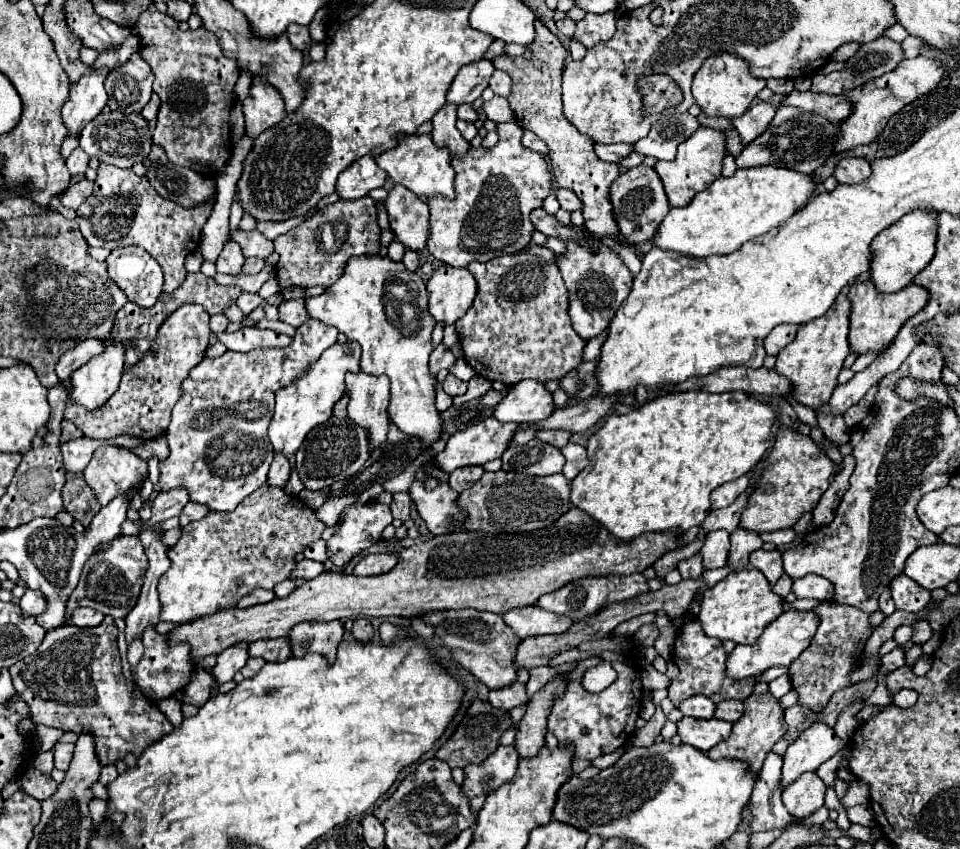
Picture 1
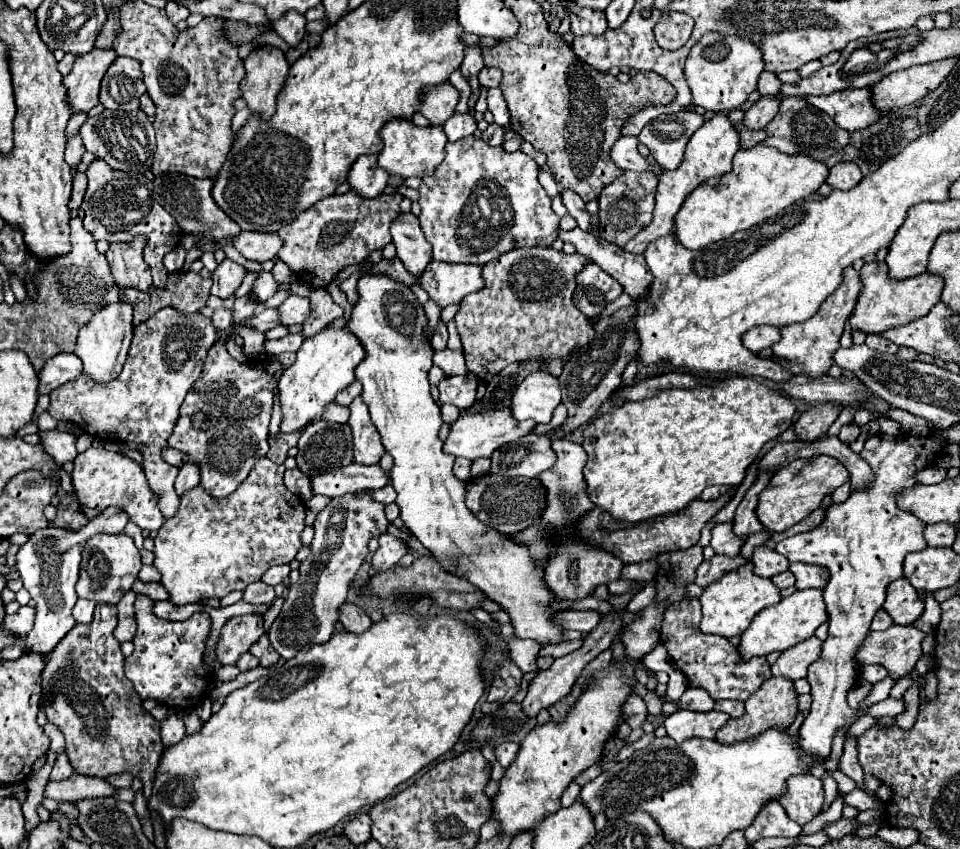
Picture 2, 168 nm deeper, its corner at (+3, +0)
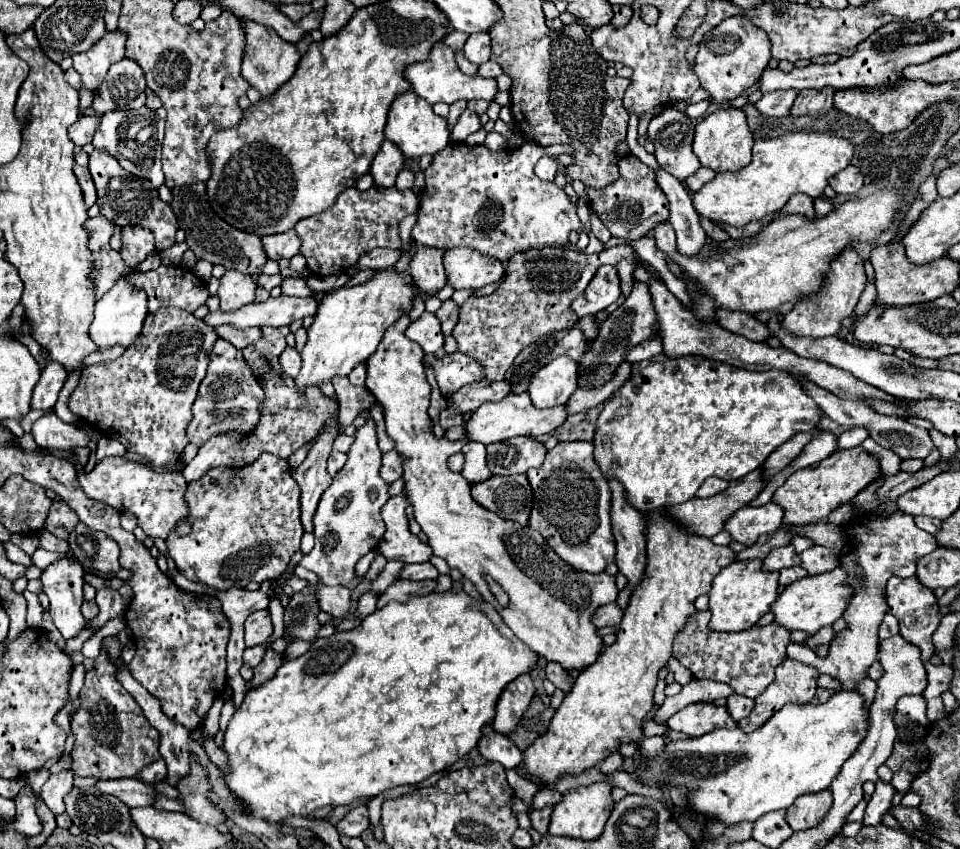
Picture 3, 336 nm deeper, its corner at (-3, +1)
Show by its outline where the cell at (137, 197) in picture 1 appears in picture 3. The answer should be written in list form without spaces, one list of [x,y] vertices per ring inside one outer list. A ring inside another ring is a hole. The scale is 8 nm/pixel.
[[[93,151],[89,155],[89,171],[95,179],[97,187],[97,203],[101,207],[101,215],[113,221],[117,227],[125,225],[143,225],[149,227],[155,233],[155,247],[157,251],[163,251],[171,245],[175,245],[175,233],[179,229],[177,215],[169,207],[169,203],[163,203],[157,195],[157,191],[151,187],[147,179],[137,179],[121,169],[117,159],[109,155],[107,151]]]

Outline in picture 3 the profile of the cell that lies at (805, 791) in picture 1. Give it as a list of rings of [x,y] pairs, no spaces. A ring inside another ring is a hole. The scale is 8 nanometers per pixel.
[[[825,789],[821,793],[809,793],[801,795],[789,809],[787,809],[787,823],[793,831],[817,827],[821,819],[825,817],[825,811],[833,805],[831,791]]]

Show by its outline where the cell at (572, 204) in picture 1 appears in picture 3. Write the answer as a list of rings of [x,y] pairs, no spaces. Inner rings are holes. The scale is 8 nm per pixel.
[[[591,213],[591,233],[601,241],[601,243],[607,243],[609,239],[611,239],[611,233],[609,233],[609,229],[597,219],[597,215],[593,215]]]

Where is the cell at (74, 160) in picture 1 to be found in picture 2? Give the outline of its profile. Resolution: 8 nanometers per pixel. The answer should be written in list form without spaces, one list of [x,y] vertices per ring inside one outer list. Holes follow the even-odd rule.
[[[77,134],[77,136],[69,138],[69,142],[67,142],[67,150],[65,150],[65,162],[67,162],[71,168],[75,168],[75,166],[79,166],[83,154],[85,154],[85,148],[83,148],[81,136]]]

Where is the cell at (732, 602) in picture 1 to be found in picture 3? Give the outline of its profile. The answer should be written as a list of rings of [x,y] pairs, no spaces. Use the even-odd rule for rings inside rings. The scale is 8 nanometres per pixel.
[[[747,559],[747,561],[733,561],[731,565],[723,567],[721,573],[713,579],[709,591],[709,611],[713,613],[709,627],[713,631],[743,631],[751,629],[765,613],[769,613],[771,605],[775,603],[779,591],[779,573],[763,571],[761,559]]]

